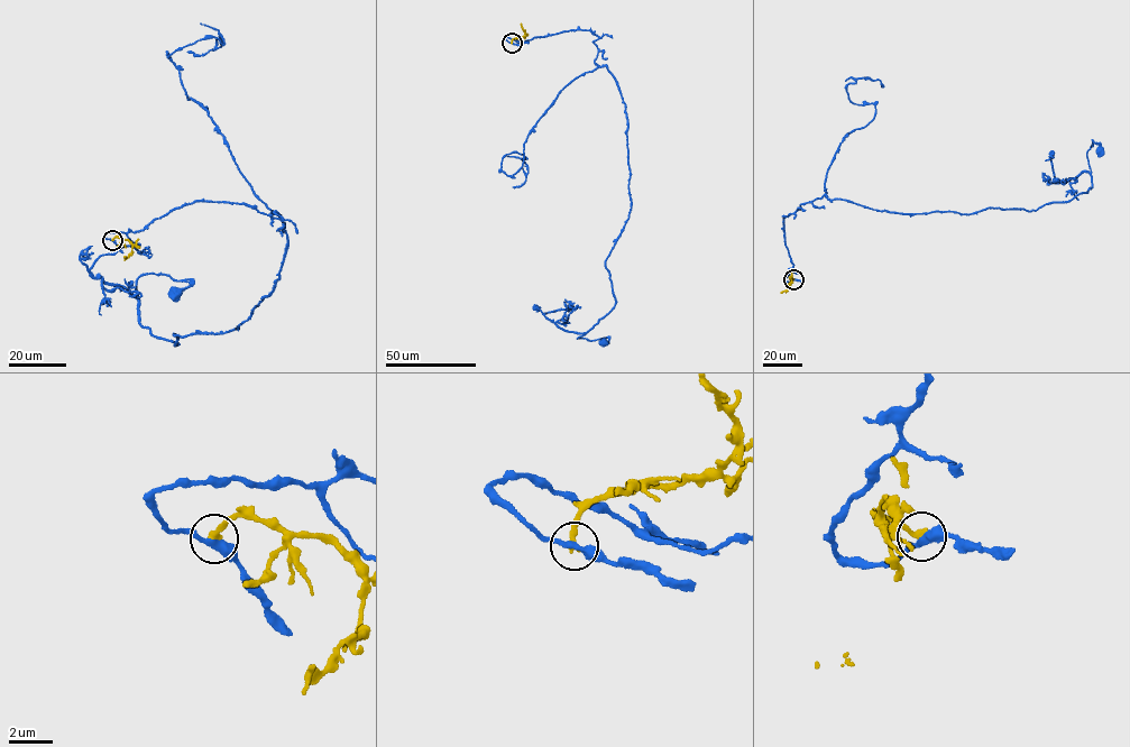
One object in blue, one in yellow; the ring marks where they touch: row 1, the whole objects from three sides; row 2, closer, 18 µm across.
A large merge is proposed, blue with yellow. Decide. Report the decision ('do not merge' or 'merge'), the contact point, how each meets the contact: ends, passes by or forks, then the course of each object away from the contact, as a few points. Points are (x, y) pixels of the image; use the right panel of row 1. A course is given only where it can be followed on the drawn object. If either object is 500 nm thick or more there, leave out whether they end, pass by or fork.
do not merge | (793, 279) | blue passes by | yellow ends | blue via (793, 279), (783, 218), (801, 204), (1036, 210), (1087, 192), (1087, 151), (1100, 150) | yellow via (793, 279), (790, 276), (788, 289), (781, 293)

